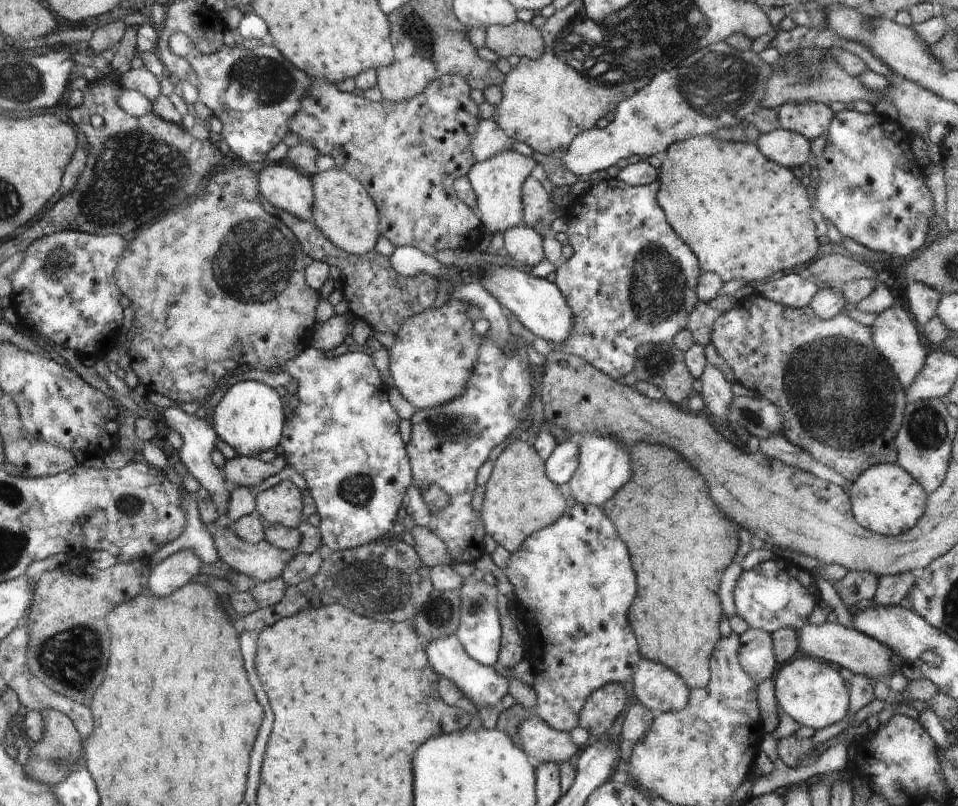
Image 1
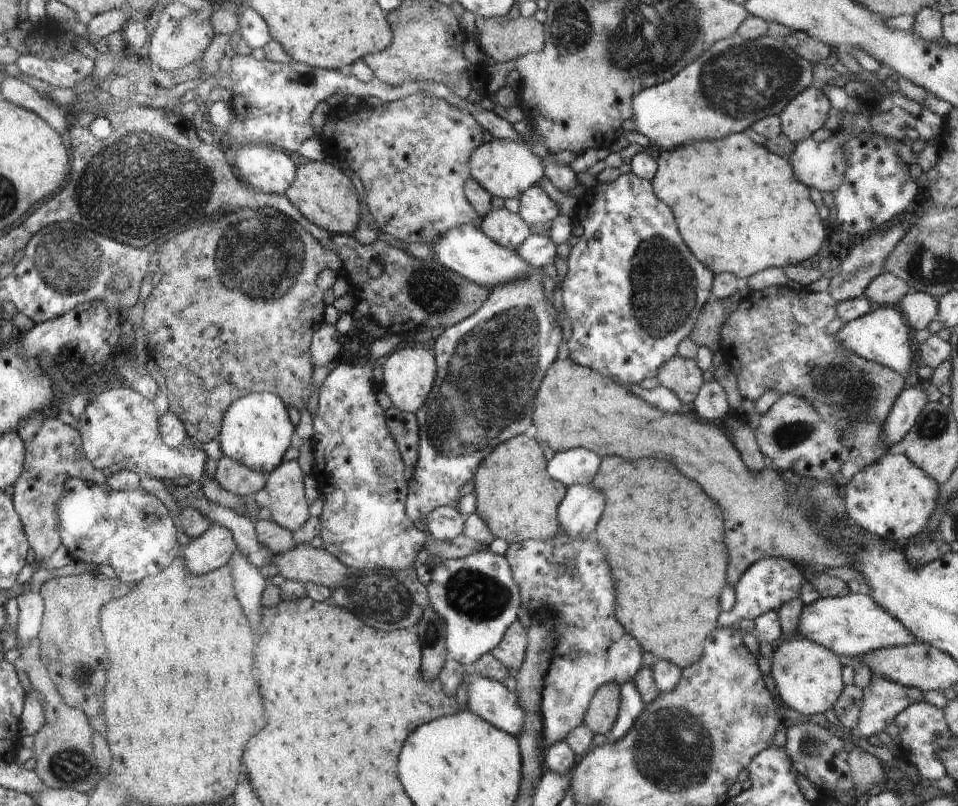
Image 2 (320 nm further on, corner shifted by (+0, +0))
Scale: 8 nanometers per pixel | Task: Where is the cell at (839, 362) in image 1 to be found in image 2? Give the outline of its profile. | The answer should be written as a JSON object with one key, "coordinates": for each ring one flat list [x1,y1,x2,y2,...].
{"coordinates":[[786,284,753,291,743,297,737,309,730,313,726,324,722,326,720,351,736,374,738,390,747,405,754,404,767,390,777,390,781,395,792,393,806,399,819,412,822,420,838,425,839,429,849,434,853,445,848,460,833,478,834,484,844,488,859,470,876,462,886,452,893,451,885,445,881,432,889,410,906,382,899,372,843,349,835,335,826,332,826,325,836,316,837,302,828,290,796,290]]}

